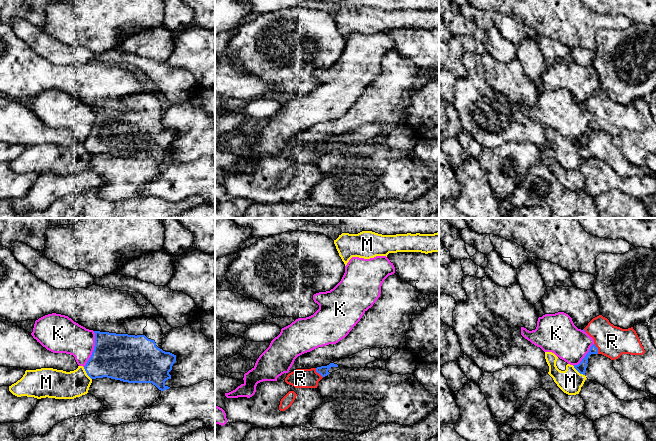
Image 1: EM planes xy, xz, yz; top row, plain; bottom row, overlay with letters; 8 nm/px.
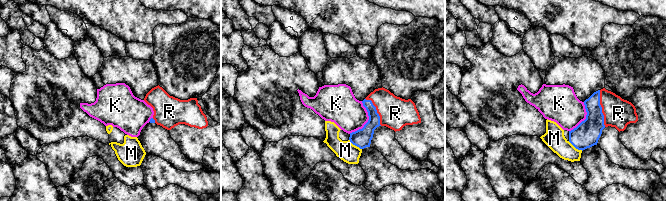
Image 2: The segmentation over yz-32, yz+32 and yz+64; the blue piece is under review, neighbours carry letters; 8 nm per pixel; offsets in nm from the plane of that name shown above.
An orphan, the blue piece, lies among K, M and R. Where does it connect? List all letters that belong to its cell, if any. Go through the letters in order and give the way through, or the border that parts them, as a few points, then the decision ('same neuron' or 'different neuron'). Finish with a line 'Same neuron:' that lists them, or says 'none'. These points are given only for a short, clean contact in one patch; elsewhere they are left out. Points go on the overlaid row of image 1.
K: different neuron
M: different neuron
R: same neuron
Same neuron: R

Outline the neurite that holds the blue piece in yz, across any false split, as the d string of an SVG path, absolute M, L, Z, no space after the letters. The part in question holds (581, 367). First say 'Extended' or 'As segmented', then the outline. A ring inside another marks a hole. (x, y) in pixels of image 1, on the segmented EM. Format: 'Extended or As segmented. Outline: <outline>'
Extended. Outline: M602 315L593 318L583 331L593 338L594 344L582 361L578 365L574 365L580 374L585 375L588 358L591 354L602 354L615 360L622 354L643 355L645 353L633 327L622 329L614 326Z

